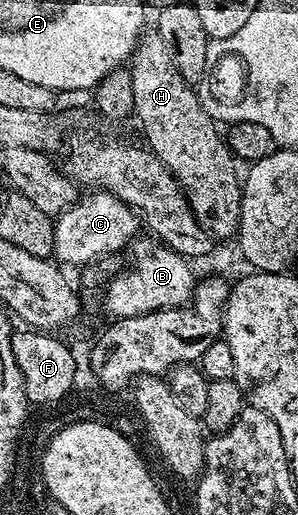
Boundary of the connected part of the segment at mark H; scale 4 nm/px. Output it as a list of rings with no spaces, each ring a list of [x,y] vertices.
[[[148,29],[141,34],[132,50],[130,72],[134,119],[144,130],[143,142],[180,183],[199,228],[216,241],[231,235],[233,238],[240,230],[240,202],[244,192],[241,172],[236,172],[237,160],[219,131],[217,120],[202,109],[197,88],[178,73],[170,45],[166,45],[160,31]]]

